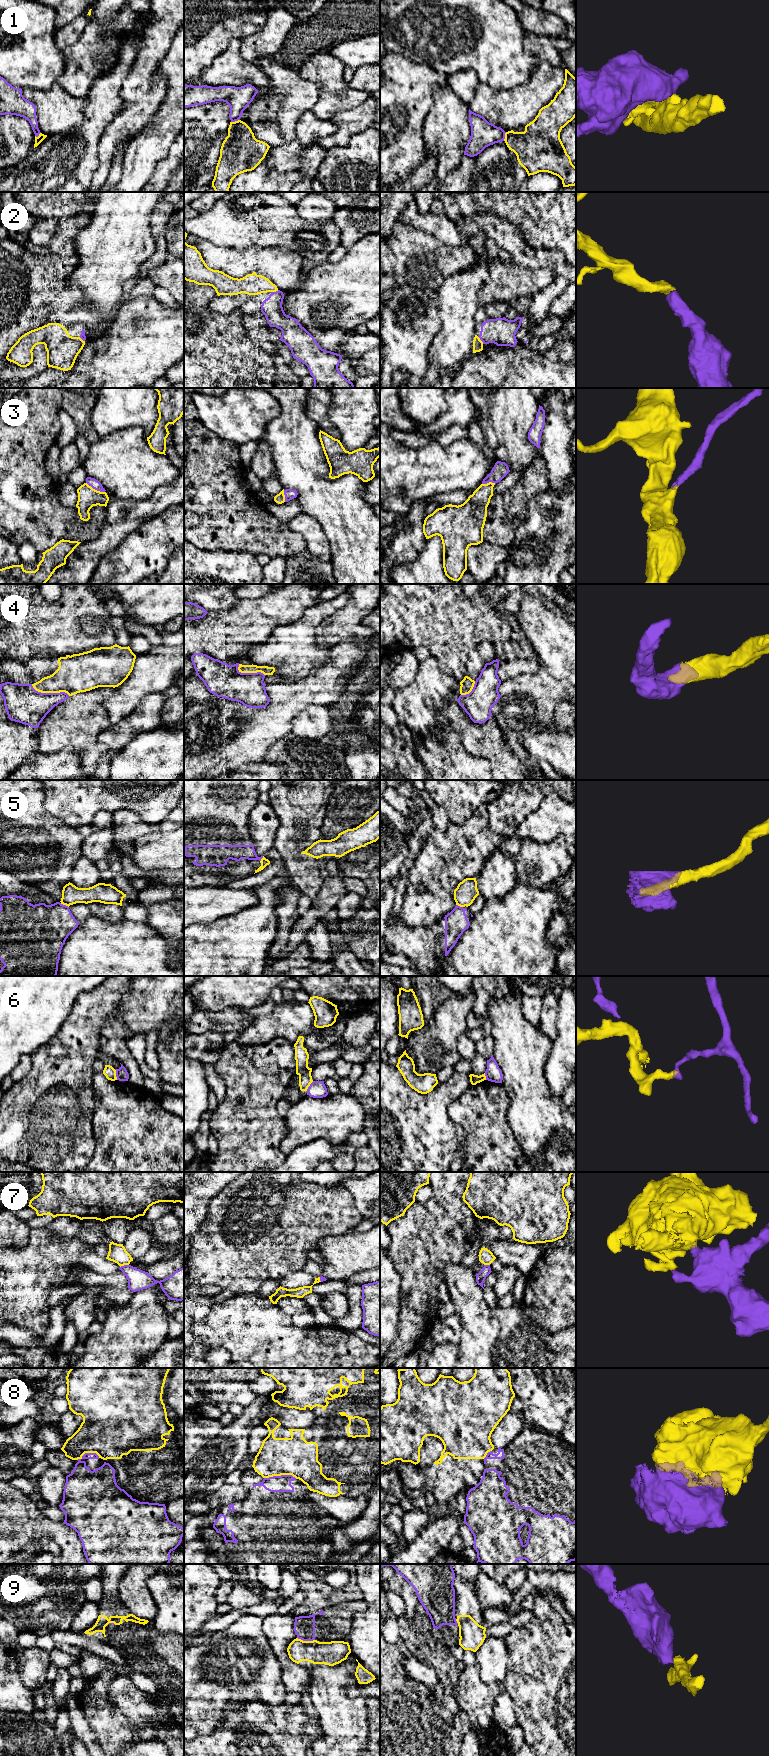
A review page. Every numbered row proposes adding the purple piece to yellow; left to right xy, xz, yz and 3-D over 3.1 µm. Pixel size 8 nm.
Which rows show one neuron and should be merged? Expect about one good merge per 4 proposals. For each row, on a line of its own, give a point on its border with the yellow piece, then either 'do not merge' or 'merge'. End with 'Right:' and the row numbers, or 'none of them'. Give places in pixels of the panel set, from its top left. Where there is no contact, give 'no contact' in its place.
1: meets yellow in xz at (235, 121); do not merge
2: meets yellow in yz at (480, 340); merge
3: meets yellow in xy at (94, 489); merge
4: meets yellow in xy at (50, 692); do not merge
5: meets yellow in xy at (64, 904); do not merge
6: meets yellow in xy at (115, 1074); do not merge
7: meets yellow in xy at (124, 1264); do not merge
8: meets yellow in xz at (280, 1475); do not merge
9: meets yellow in xz at (306, 1641); do not merge
Right: 2, 3

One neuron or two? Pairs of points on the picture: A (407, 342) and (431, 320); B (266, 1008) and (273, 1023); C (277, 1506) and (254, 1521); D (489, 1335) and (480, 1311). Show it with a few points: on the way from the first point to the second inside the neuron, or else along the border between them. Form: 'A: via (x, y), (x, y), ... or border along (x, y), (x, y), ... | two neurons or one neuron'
A: via (413, 336), (425, 324) | one neuron
B: border along (275, 1003), (272, 1010), (267, 1014), (255, 1016) | two neurons
C: via (269, 1506), (252, 1513) | one neuron
D: via (483, 1329), (482, 1317) | one neuron

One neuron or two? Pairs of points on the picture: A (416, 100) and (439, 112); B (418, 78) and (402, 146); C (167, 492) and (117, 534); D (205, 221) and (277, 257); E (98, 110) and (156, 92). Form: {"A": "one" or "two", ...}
{"A": "two", "B": "one", "C": "one", "D": "two", "E": "two"}

